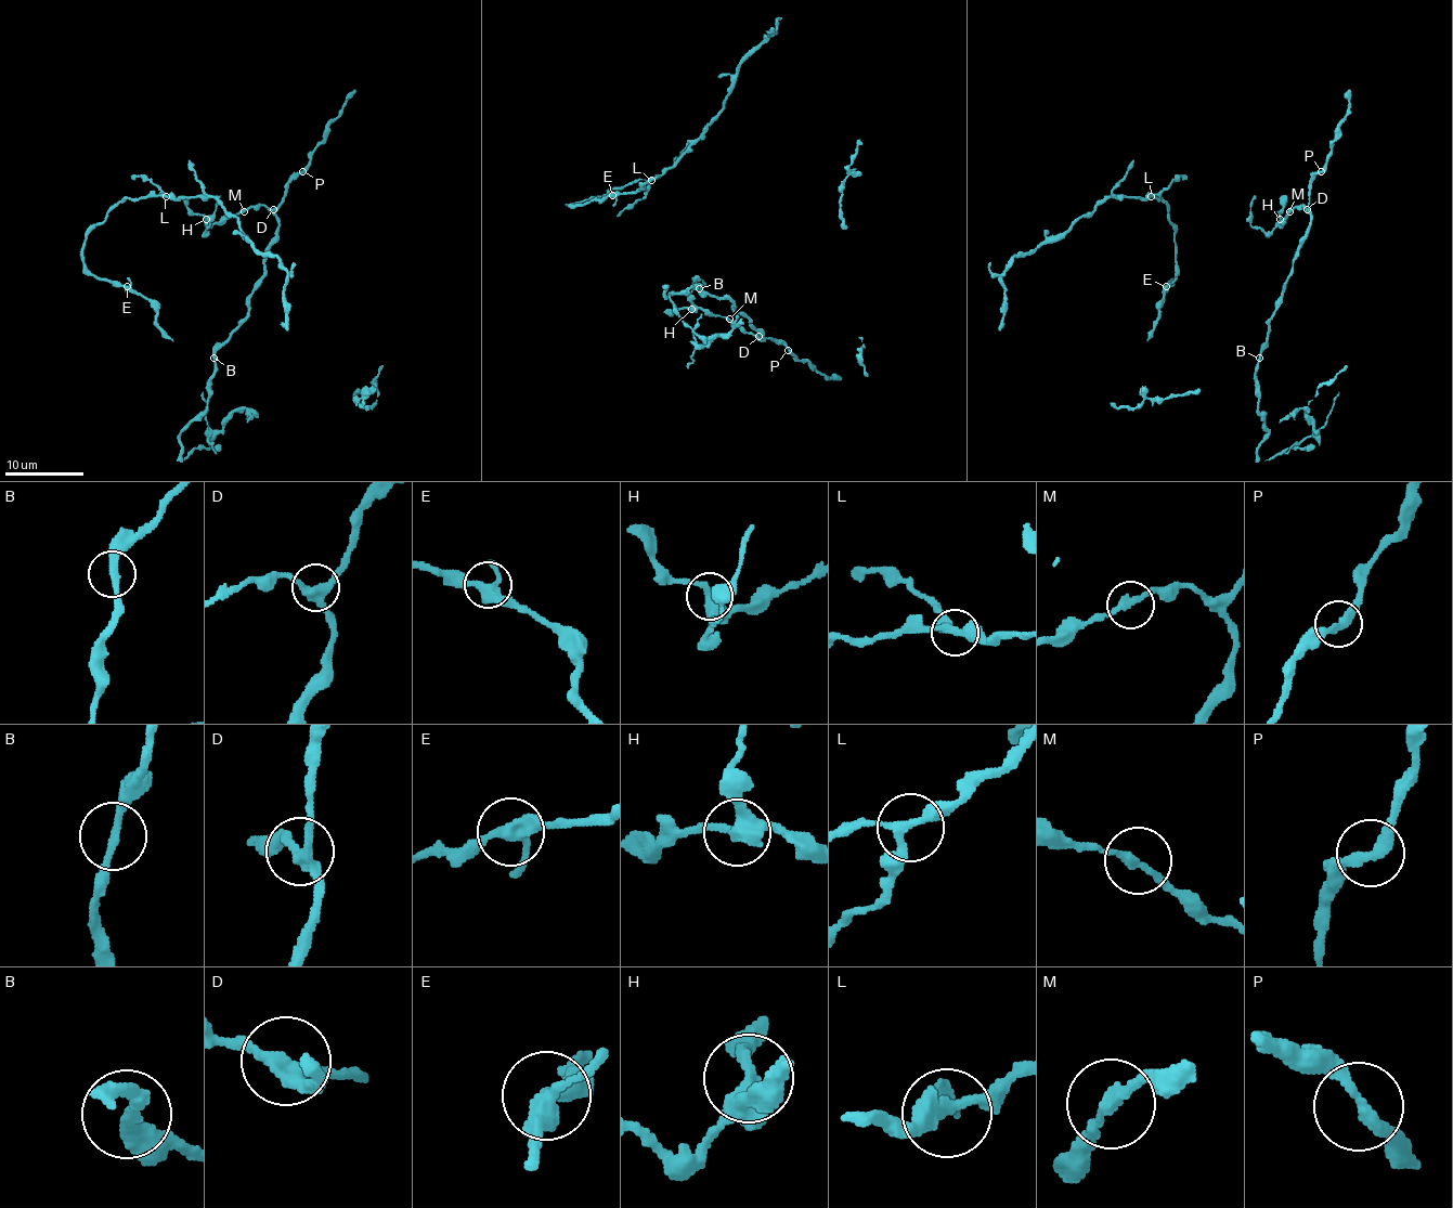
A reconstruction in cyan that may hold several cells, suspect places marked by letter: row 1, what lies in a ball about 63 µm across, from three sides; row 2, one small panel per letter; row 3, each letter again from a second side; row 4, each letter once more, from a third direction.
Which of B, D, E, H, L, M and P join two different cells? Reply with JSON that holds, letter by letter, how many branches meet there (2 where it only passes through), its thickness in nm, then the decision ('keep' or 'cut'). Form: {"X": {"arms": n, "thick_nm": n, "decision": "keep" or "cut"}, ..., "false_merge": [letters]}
{"B": {"arms": 2, "thick_nm": 240, "decision": "keep"}, "D": {"arms": 3, "thick_nm": 300, "decision": "keep"}, "E": {"arms": 3, "thick_nm": 360, "decision": "keep"}, "H": {"arms": 4, "thick_nm": 360, "decision": "keep"}, "L": {"arms": 3, "thick_nm": 280, "decision": "keep"}, "M": {"arms": 2, "thick_nm": 240, "decision": "keep"}, "P": {"arms": 2, "thick_nm": 320, "decision": "keep"}, "false_merge": []}

